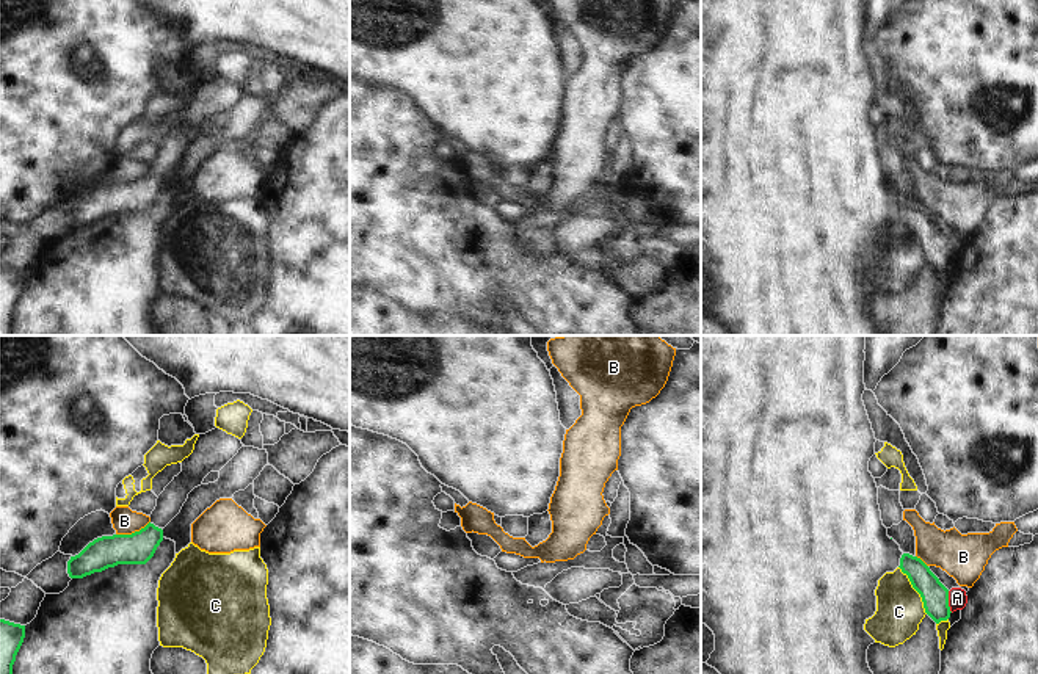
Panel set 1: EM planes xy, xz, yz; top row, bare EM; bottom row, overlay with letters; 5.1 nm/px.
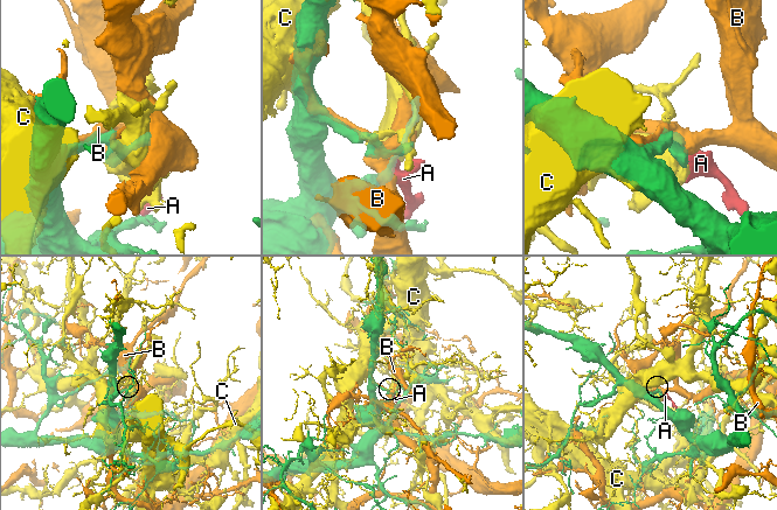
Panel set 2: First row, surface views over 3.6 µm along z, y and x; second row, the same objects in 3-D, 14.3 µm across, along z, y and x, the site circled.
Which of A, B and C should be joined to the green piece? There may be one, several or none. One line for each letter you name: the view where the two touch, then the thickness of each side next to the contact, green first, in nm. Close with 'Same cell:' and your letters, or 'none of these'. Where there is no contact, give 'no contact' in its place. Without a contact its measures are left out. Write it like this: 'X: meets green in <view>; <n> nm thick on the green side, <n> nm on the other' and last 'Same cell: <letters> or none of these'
Same cell: none of these

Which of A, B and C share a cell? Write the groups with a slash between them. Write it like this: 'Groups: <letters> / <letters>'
Groups: A C / B.

